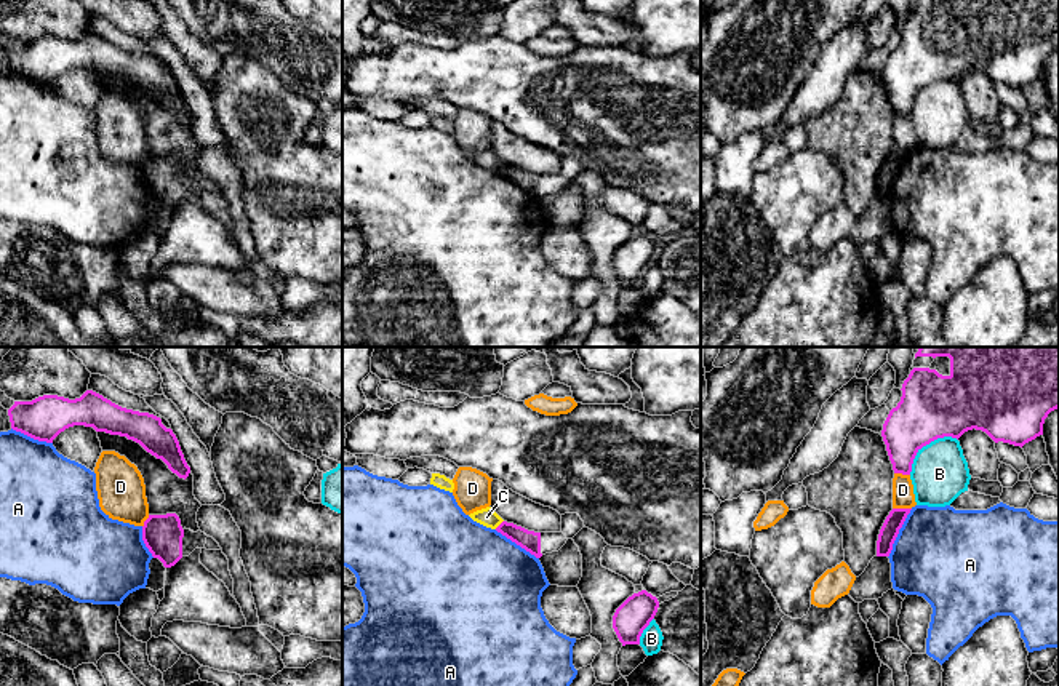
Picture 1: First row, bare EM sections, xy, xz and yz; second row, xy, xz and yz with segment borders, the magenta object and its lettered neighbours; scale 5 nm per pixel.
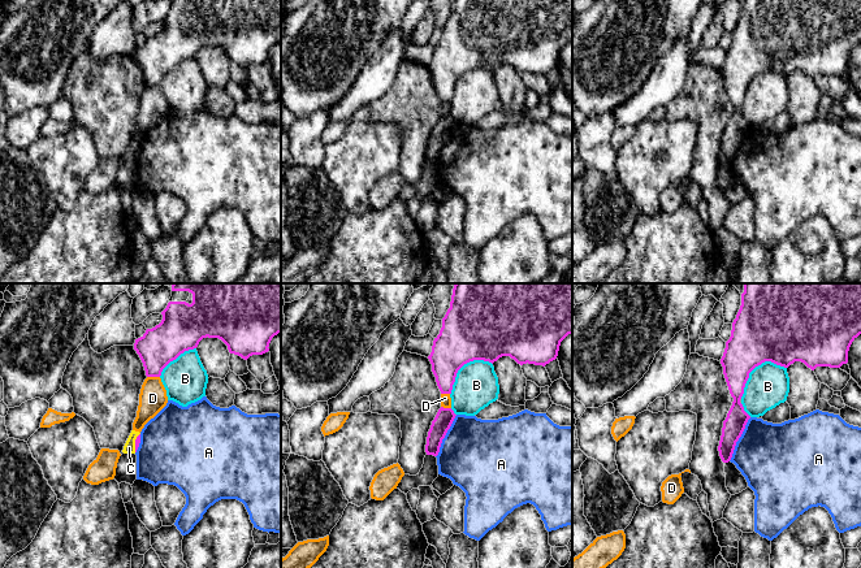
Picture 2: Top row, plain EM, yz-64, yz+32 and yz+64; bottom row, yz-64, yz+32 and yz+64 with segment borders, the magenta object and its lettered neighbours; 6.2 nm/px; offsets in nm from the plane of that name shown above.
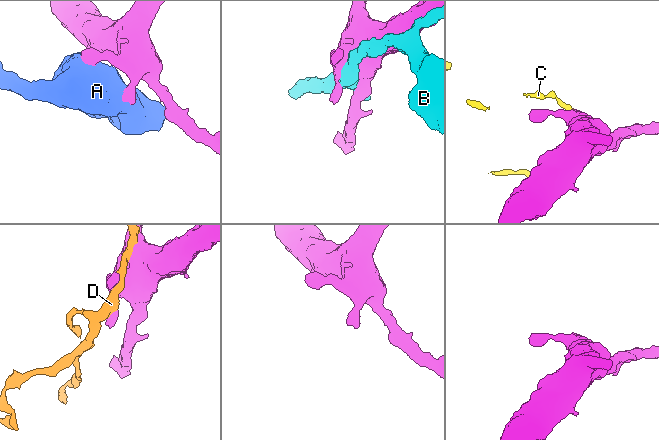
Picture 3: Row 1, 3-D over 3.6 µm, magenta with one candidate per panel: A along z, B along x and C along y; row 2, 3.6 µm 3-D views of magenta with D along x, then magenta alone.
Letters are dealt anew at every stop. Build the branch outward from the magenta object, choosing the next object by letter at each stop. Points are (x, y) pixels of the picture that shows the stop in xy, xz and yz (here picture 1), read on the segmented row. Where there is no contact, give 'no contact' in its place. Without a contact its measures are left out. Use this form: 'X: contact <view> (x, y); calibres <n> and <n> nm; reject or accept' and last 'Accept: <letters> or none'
A: contact yz (898, 533); calibres 90 and 480 nm; reject
B: contact yz (927, 443); calibres 320 and 280 nm; reject
C: contact xz (499, 525); calibres 100 and 90 nm; reject
D: contact yz (903, 509); calibres 90 and 110 nm; reject
Accept: none

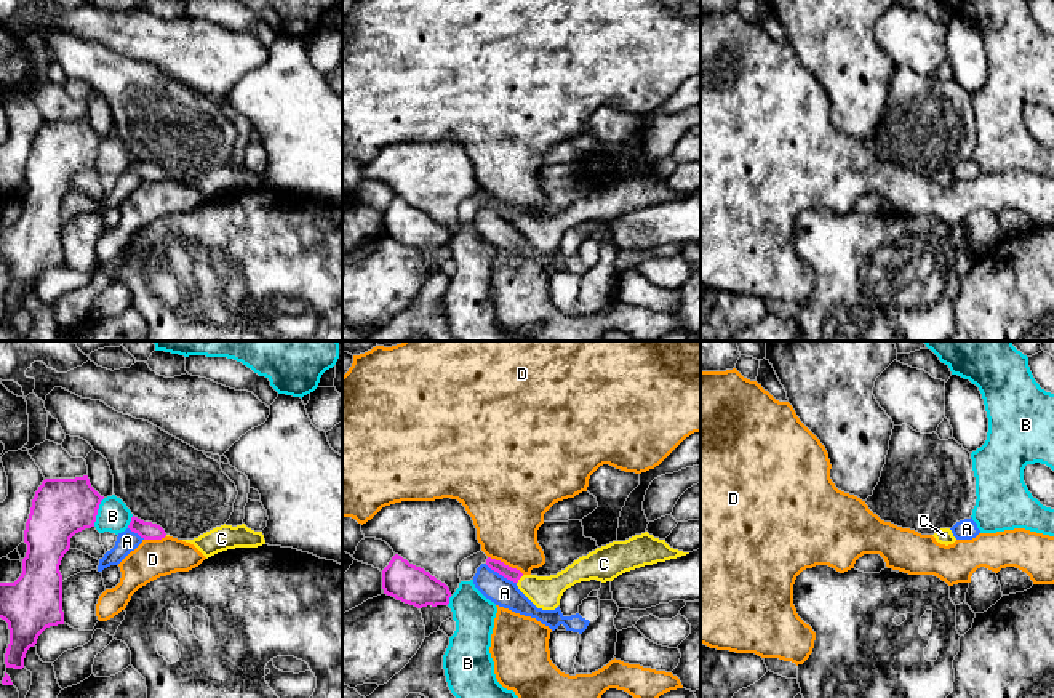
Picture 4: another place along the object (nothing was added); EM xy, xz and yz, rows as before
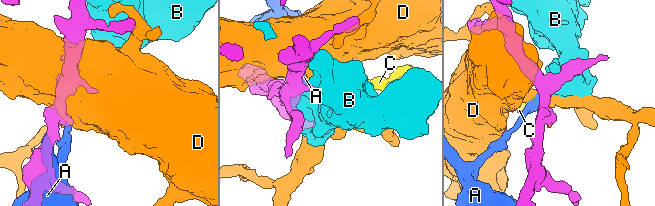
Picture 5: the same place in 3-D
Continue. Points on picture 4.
A: contact xz (501, 573); calibres 70 and 140 nm; reject
B: contact xy (96, 513); calibres 300 and 160 nm; reject
C: contact xz (519, 578); calibres 70 and 160 nm; accept
D: contact xz (504, 564); calibres 70 and 340 nm; reject
Accept: C

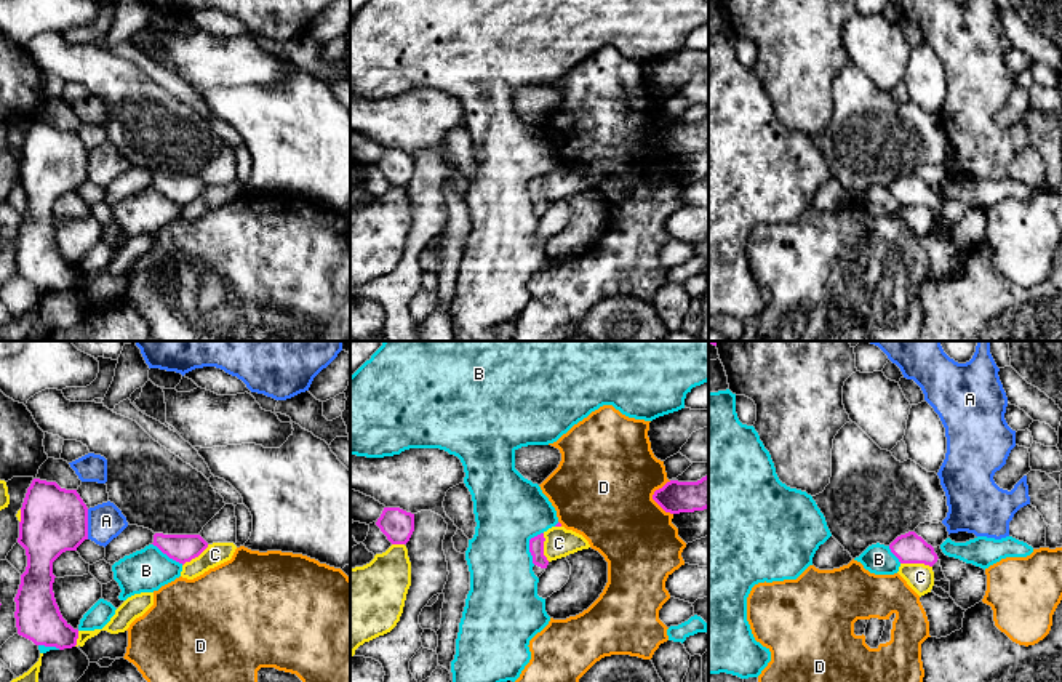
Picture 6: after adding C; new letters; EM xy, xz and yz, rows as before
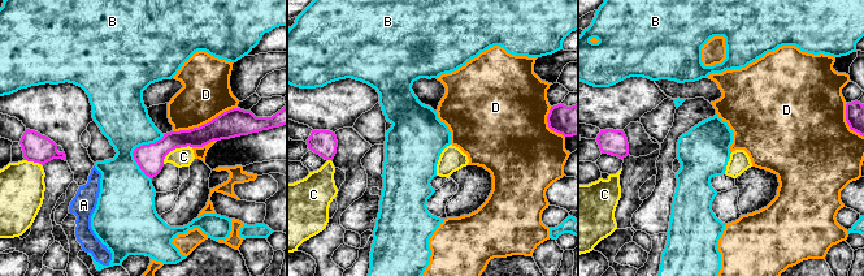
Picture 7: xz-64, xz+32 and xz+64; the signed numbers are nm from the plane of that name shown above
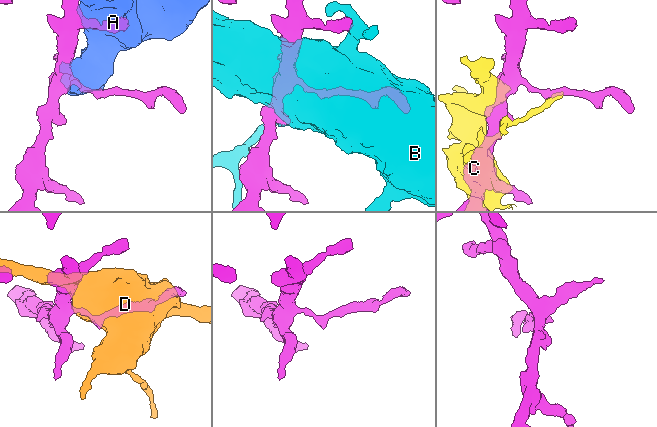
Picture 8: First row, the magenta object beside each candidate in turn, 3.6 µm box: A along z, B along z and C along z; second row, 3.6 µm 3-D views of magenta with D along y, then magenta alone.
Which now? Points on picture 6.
A: contact xy (87, 524); calibres 320 and 180 nm; reject
B: contact xz (530, 546); calibres 80 and 360 nm; reject
C: contact yz (917, 562); calibres 150 and 140 nm; reject
D: contact xz (653, 498); calibres 160 and 480 nm; reject
Accept: none

